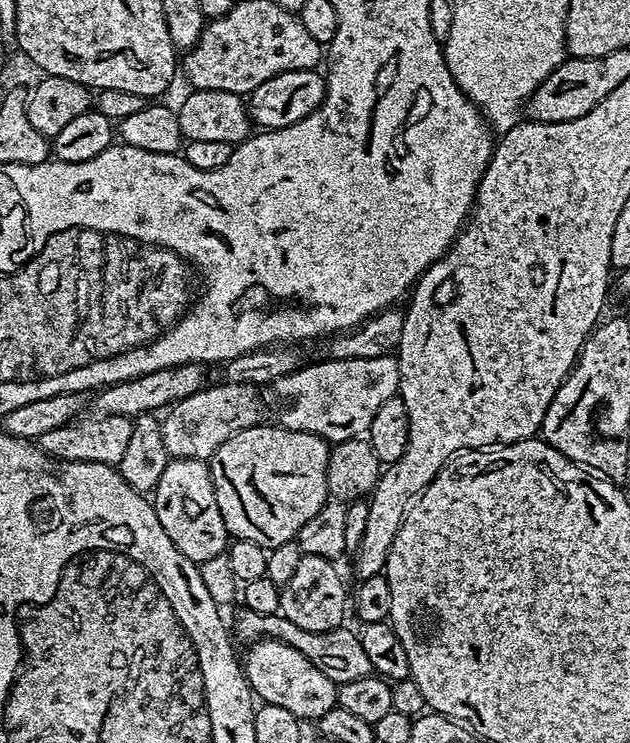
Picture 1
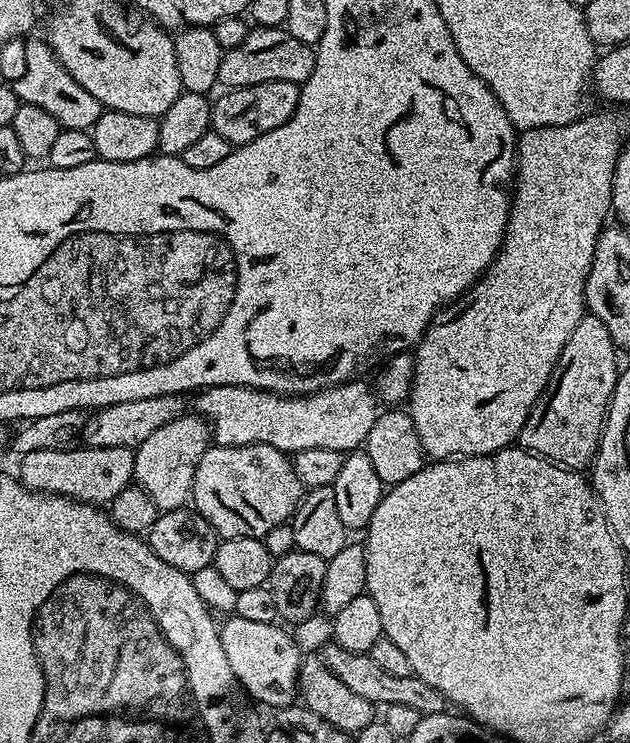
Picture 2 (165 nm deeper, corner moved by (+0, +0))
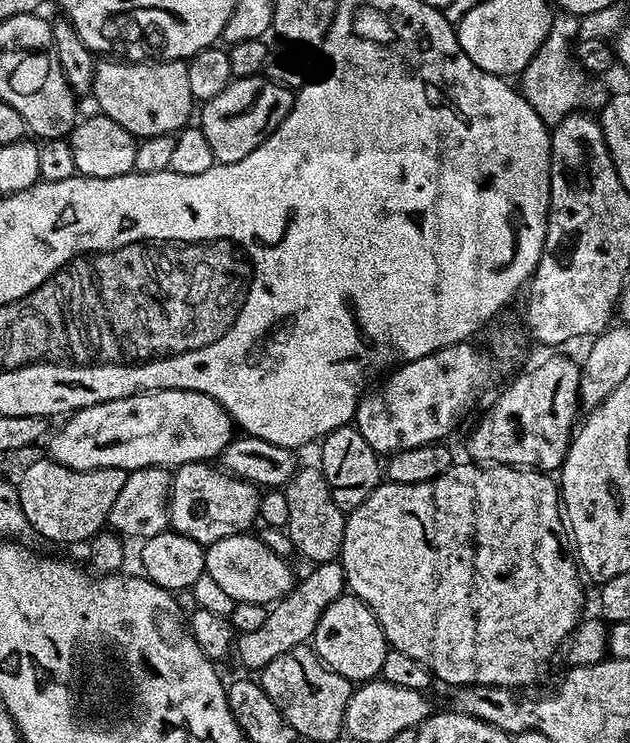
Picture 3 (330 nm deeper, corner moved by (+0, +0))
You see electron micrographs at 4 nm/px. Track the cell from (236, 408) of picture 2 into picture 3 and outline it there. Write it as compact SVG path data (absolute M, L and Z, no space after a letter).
M181 388L141 392L138 396L78 408L64 422L47 437L47 455L74 470L120 468L126 473L139 468L175 470L182 464L215 461L234 438L230 414L217 400Z

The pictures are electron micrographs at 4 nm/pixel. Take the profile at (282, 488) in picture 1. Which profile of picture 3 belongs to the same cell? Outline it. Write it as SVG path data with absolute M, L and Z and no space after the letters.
M208 462L199 464L182 464L172 472L172 492L168 495L168 523L171 531L186 538L194 538L199 544L210 545L227 536L239 536L247 533L260 515L261 489L255 484L239 480L229 472L221 470Z

